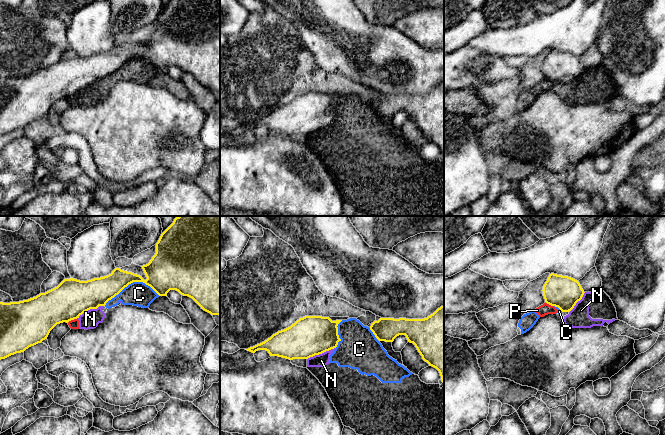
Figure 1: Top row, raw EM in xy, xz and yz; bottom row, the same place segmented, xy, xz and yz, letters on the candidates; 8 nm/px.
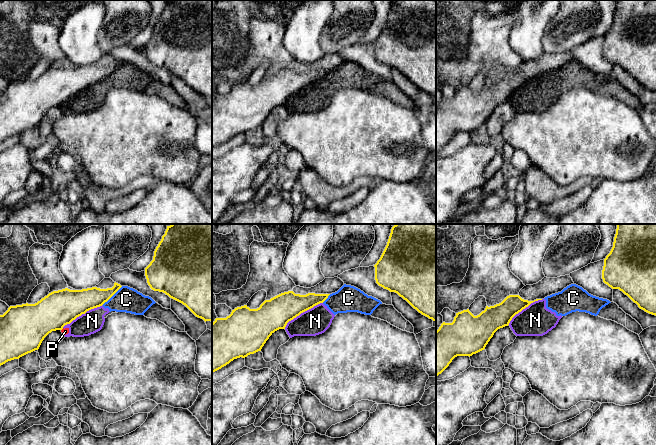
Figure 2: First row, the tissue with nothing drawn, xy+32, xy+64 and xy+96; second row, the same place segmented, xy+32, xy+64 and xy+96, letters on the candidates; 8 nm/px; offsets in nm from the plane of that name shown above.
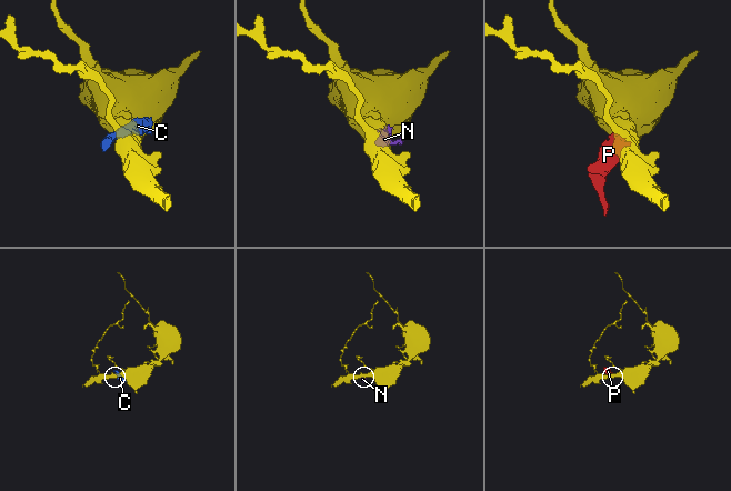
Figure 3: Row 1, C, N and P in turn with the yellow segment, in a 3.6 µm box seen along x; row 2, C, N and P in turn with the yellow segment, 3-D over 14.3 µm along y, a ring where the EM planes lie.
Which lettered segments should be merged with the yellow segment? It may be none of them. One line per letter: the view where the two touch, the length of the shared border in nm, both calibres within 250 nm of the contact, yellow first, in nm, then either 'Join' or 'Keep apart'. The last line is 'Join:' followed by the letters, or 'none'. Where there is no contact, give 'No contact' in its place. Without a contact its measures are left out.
C: Touches yellow in xy. Shared border 460 nm. Thickness 240 nm (yellow) against 190 nm. Keep apart
N: Touches yellow in xz. Shared border 240 nm. Thickness 320 nm (yellow) against 110 nm. Keep apart
P: Touches yellow in xy. Shared border 100 nm. Thickness 300 nm (yellow) against 80 nm. Keep apart
Join: none

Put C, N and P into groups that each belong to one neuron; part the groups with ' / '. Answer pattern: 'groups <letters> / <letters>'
groups C N P

